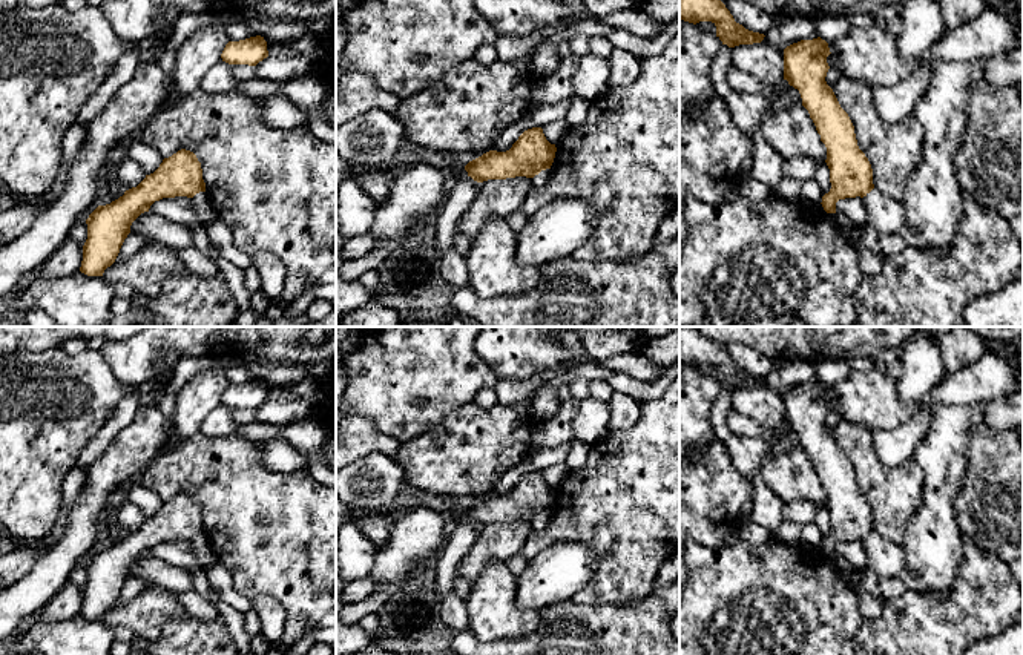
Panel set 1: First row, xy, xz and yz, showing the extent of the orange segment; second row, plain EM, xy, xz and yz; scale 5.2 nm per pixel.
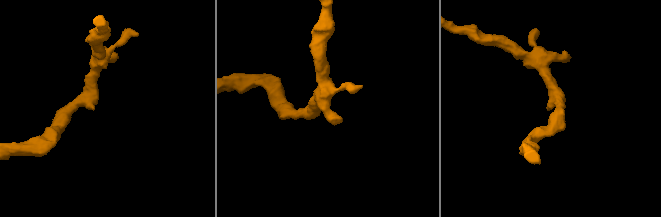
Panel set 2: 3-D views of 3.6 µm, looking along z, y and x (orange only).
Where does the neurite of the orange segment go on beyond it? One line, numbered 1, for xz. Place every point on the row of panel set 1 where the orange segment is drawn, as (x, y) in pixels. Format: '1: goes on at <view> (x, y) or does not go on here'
1: does not go on here

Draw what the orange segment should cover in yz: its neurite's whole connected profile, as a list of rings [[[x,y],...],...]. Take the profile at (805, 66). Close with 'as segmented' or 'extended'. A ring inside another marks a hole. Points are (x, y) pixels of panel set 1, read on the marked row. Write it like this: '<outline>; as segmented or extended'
[[[821,37],[787,46],[784,80],[799,91],[802,106],[827,147],[831,189],[821,204],[827,213],[836,213],[839,199],[863,198],[874,184],[871,164],[857,146],[854,126],[825,81],[830,54],[828,43]]]; as segmented

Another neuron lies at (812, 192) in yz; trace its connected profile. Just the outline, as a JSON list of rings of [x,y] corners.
[[[814,179],[802,181],[802,199],[807,199],[808,202],[813,204],[821,204],[822,196],[824,193]]]

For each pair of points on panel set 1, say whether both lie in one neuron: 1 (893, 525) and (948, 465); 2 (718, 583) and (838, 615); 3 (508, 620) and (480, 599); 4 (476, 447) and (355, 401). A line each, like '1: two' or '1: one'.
1: two
2: one
3: one
4: two

